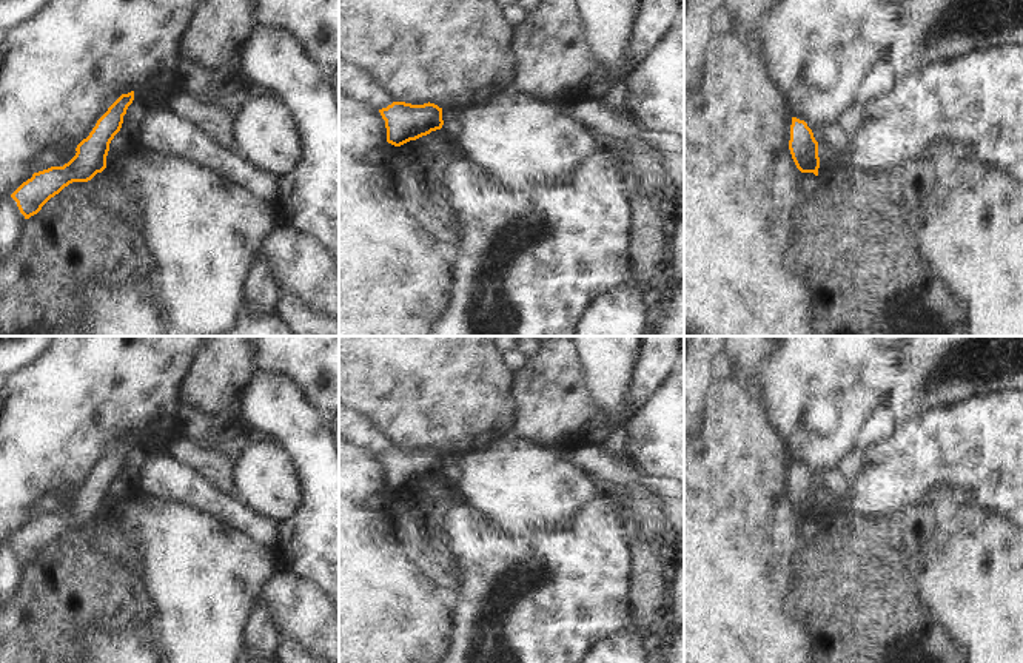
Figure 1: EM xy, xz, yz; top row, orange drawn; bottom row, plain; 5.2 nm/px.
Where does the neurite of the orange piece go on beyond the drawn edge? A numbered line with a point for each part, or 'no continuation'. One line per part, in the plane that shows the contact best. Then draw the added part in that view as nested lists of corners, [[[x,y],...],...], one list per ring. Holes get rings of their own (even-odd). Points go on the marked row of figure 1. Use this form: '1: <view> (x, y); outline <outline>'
no continuation

